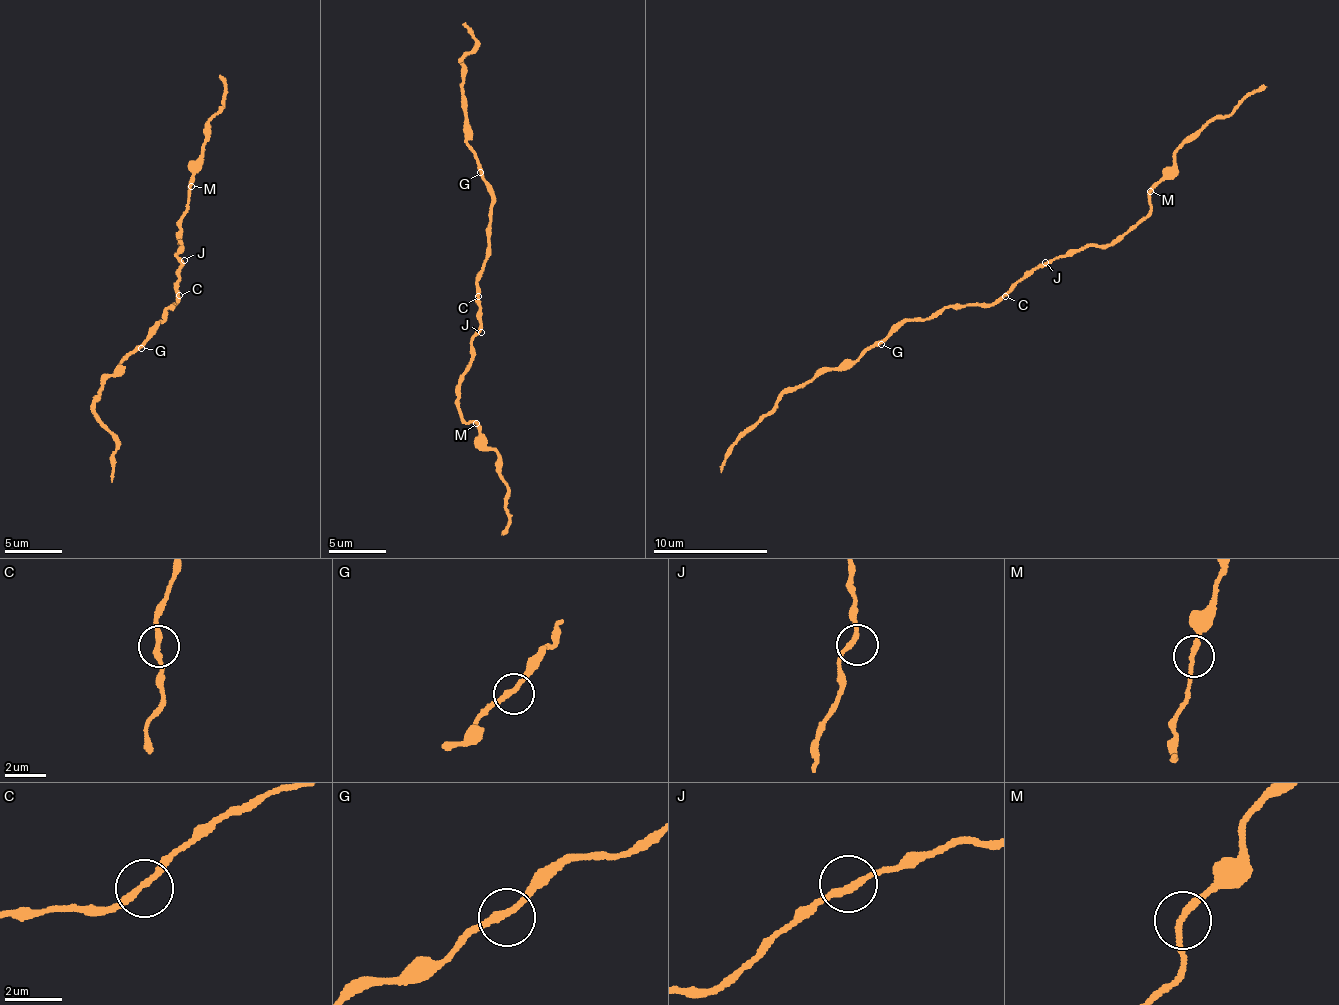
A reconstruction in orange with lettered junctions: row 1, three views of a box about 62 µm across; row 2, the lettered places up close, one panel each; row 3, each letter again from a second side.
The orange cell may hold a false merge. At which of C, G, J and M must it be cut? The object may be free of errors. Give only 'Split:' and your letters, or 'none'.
Split: none

